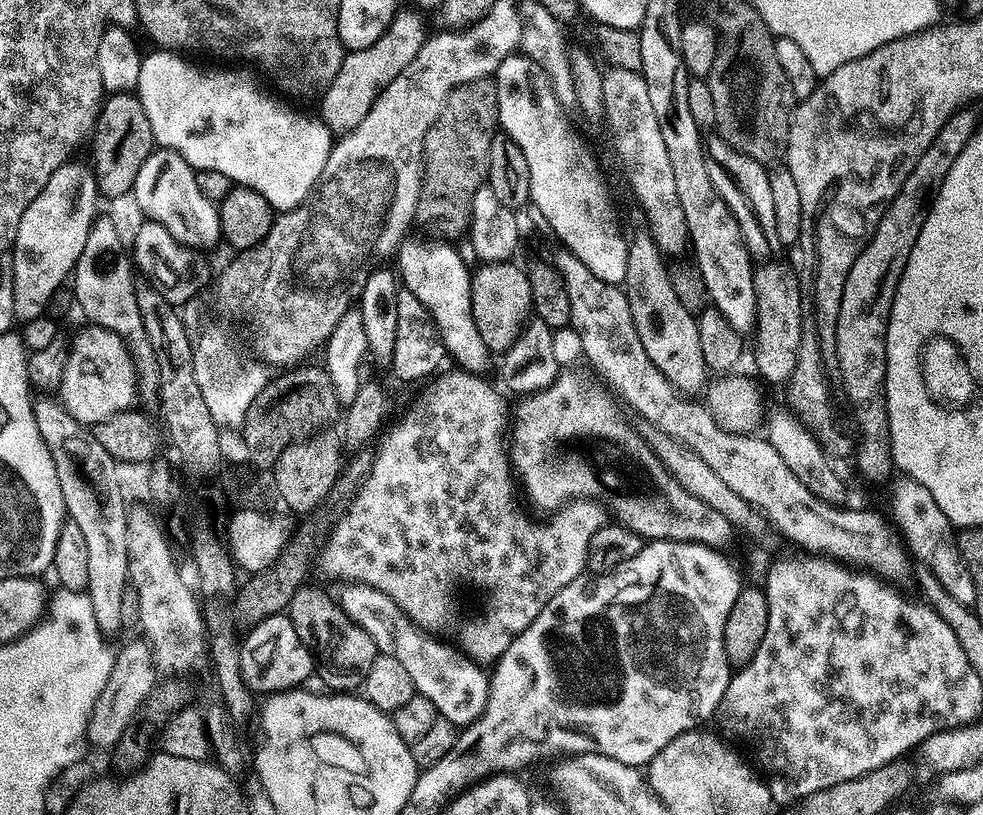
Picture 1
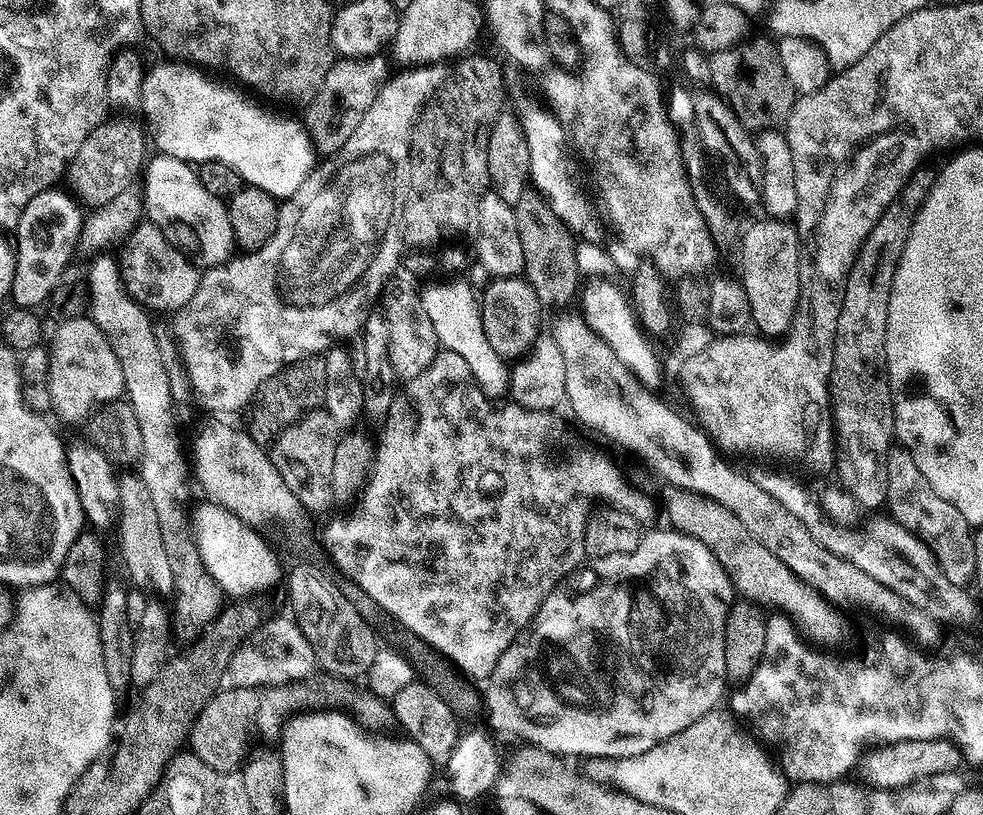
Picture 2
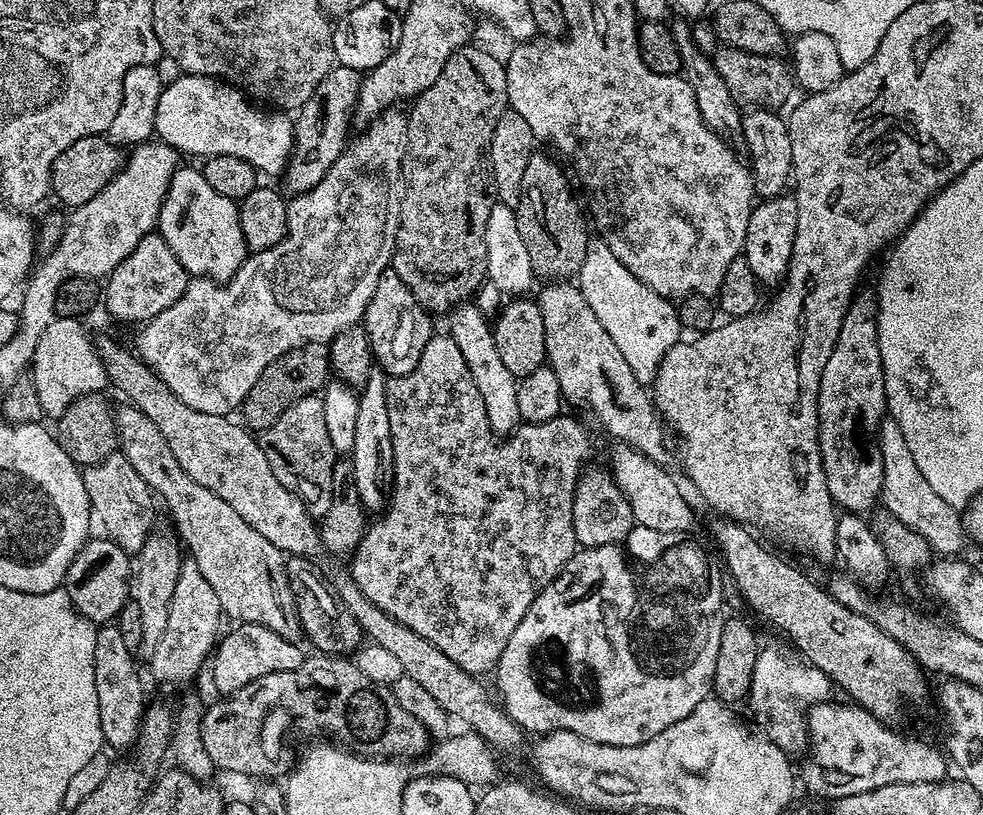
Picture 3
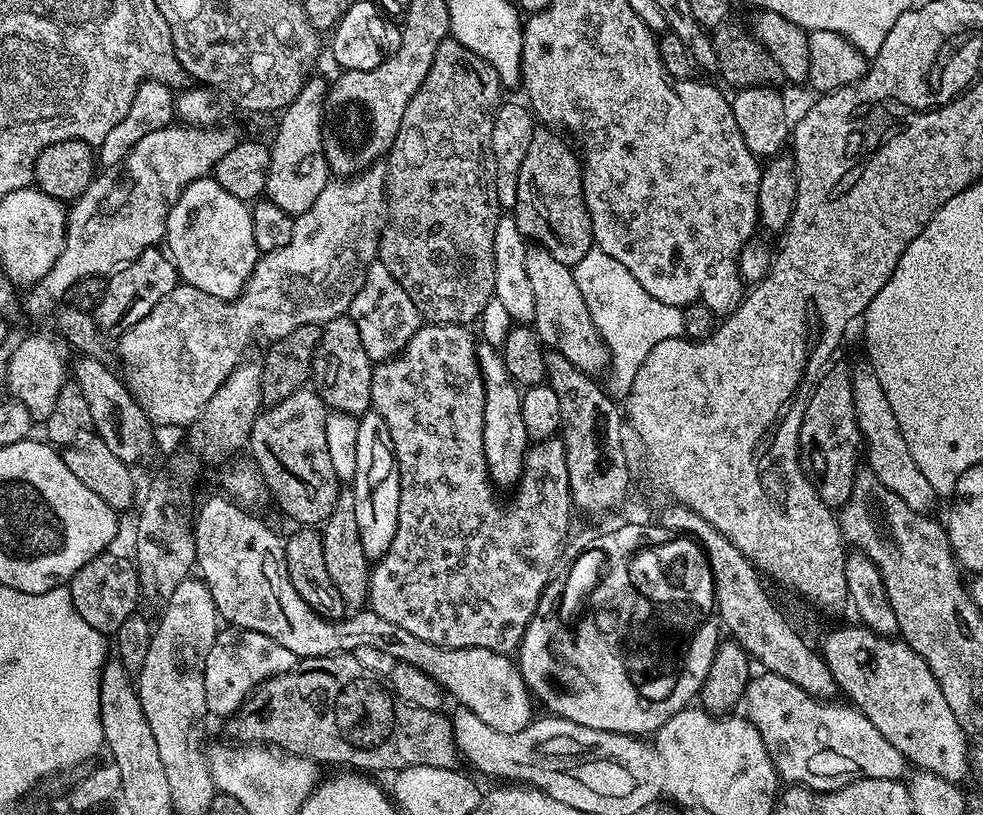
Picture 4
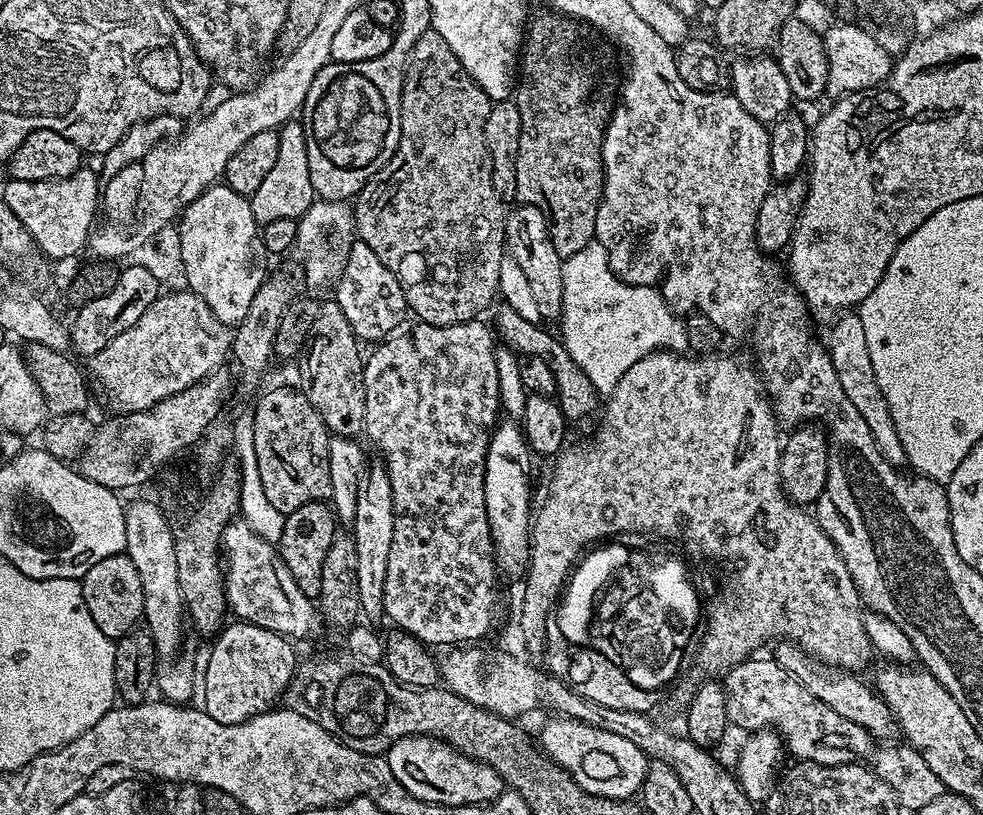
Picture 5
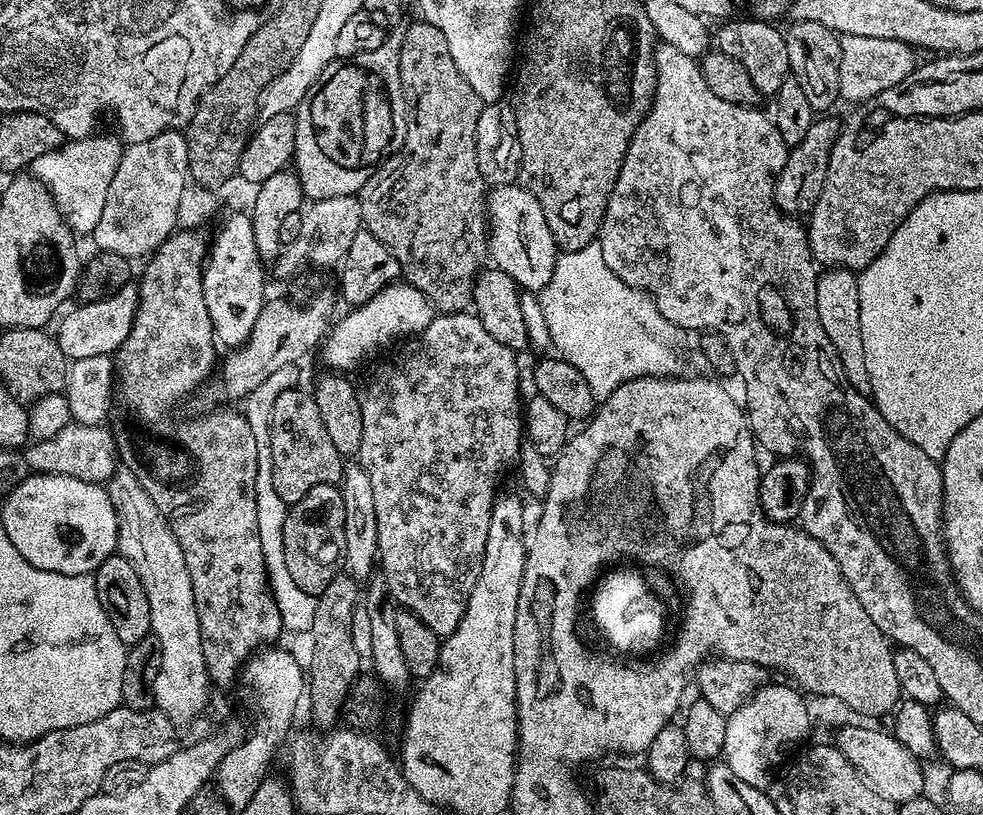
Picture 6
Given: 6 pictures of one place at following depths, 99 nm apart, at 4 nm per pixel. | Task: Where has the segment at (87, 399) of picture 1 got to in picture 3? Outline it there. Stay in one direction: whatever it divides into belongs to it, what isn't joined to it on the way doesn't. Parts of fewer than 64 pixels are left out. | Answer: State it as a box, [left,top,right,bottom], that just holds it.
[30,316,109,418]

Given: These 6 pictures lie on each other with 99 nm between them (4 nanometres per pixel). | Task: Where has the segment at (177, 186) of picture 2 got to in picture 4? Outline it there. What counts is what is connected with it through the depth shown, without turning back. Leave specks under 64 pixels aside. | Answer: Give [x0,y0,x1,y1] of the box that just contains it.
[166,178,262,300]

